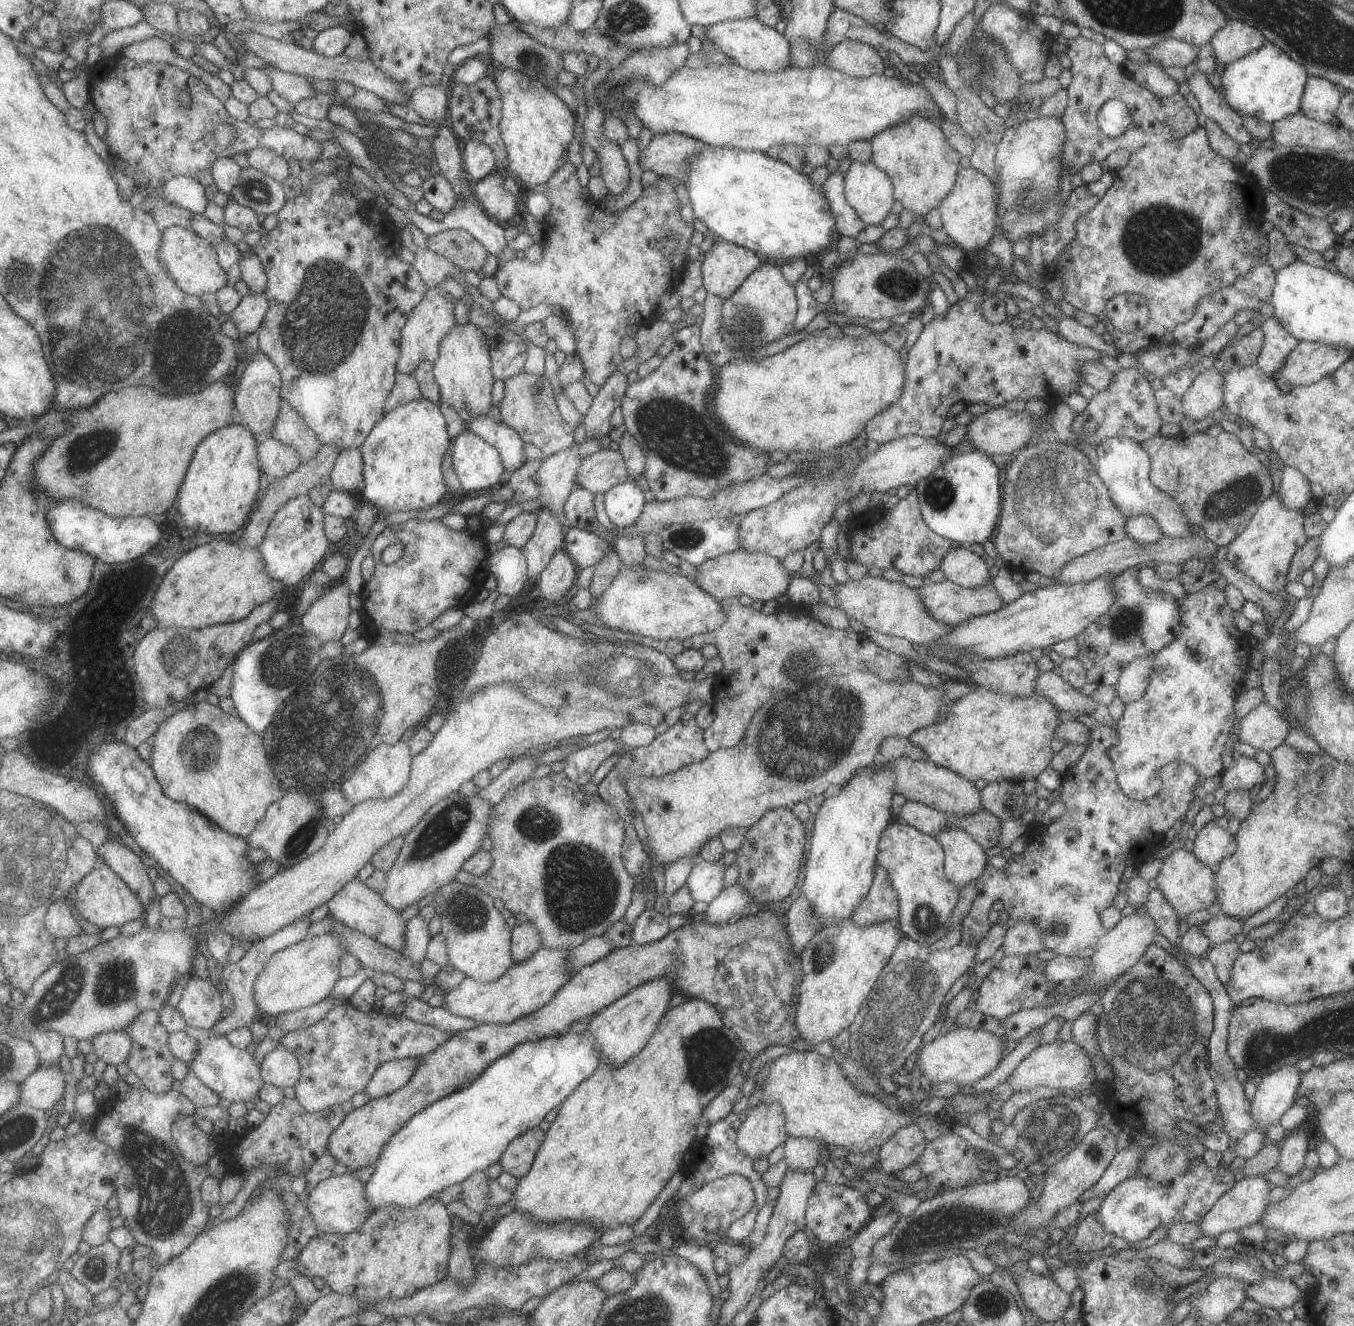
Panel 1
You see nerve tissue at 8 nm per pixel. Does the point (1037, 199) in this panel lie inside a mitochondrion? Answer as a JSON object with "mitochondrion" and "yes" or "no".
{"mitochondrion":"yes"}

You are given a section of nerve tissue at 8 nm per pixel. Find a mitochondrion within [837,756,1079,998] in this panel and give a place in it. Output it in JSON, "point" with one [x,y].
{"point":[925,917]}

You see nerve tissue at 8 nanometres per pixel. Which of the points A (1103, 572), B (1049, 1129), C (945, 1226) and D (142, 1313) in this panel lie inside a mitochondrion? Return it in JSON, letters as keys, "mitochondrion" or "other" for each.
{"A":"other","B":"mitochondrion","C":"mitochondrion","D":"other"}

